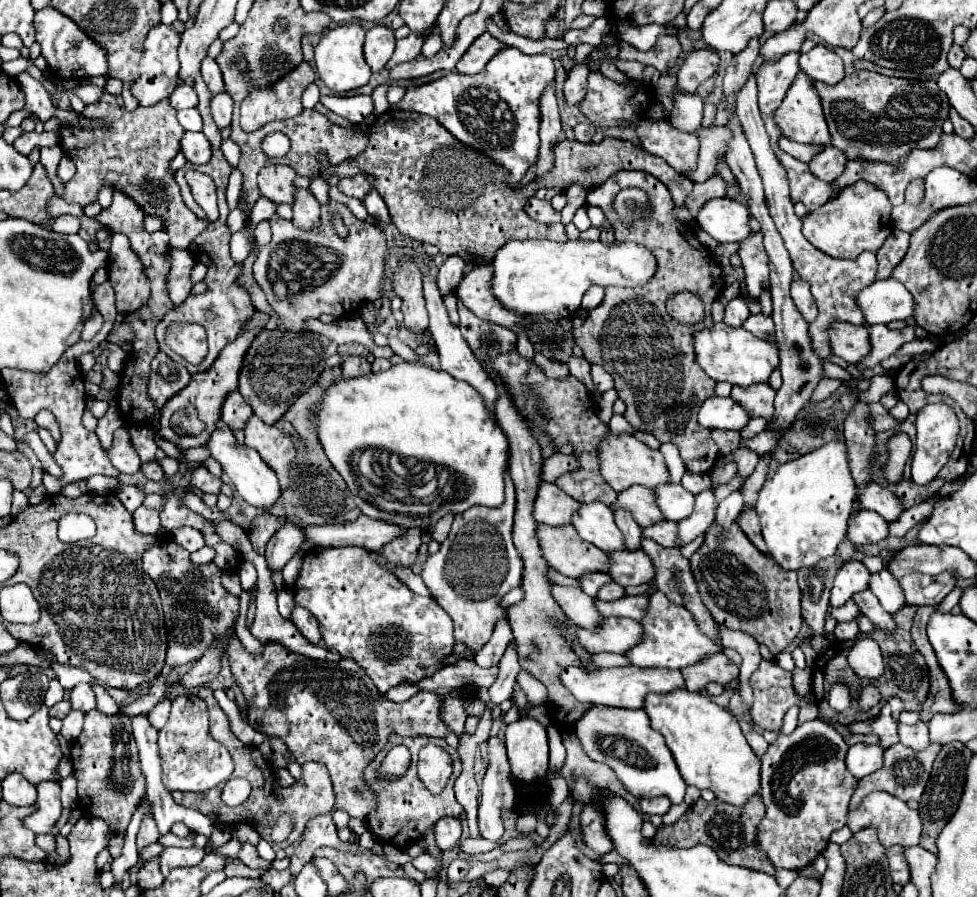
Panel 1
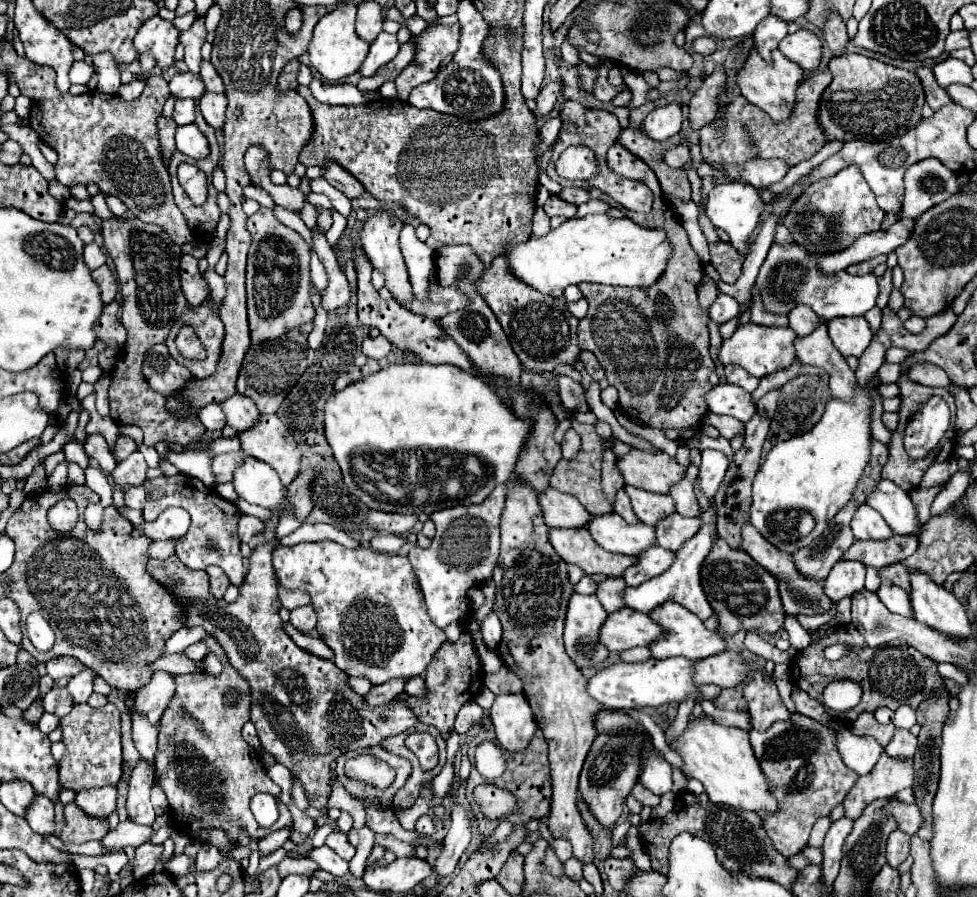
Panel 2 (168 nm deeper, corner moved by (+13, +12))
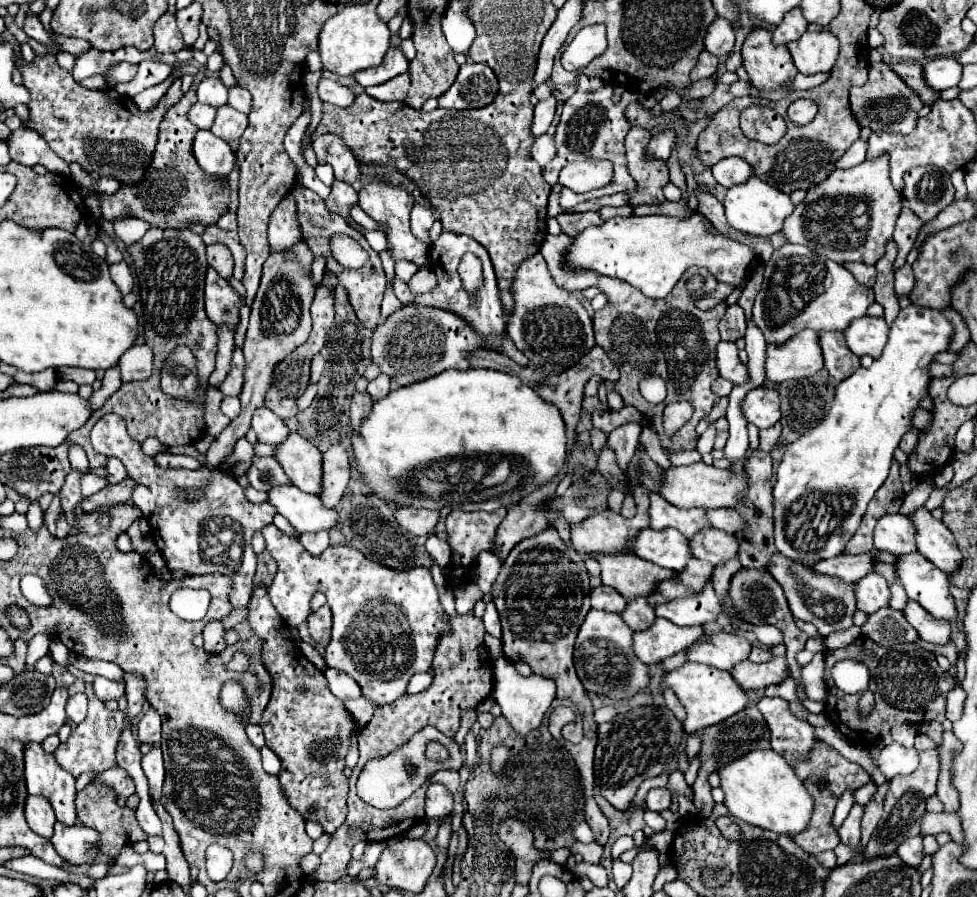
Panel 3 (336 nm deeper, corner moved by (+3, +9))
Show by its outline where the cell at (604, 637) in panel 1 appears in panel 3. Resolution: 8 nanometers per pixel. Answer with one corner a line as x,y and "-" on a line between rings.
655,618
655,622
651,624
651,628
647,630
639,630
633,634
633,652
637,654
637,658
645,664
655,664
661,662
667,656
673,656
677,652
683,652
685,648
689,648
699,636
703,634
703,626
677,626
671,620
665,618

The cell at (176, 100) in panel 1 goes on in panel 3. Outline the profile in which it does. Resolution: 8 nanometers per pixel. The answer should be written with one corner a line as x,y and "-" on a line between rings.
205,76
197,86
197,100
209,106
223,106
227,102
227,88
215,76

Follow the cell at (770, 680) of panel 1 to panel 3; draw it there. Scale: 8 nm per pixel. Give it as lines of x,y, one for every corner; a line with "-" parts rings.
763,696
757,702
757,708
769,724
771,748
777,754
787,760
799,760
809,754
811,744
815,744
813,726
797,716
791,716
789,704
783,698

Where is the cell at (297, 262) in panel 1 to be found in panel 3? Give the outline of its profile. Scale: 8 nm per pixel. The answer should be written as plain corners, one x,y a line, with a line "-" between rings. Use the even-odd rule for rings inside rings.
301,240
299,244
293,244
285,250
271,252
269,258
263,264
263,276
261,284
257,290
257,296
251,304
251,320
243,344
243,354
245,354
245,382
243,390
239,394
241,400
241,414
237,420
233,420
219,438
211,444
207,452
207,466
209,468
219,468
219,464
225,460
227,454
233,452
233,446
239,438
247,434
251,428
251,416
255,408
263,406
263,392
267,392
267,384
271,382
271,370
273,366
283,360
283,356
291,354
297,346
301,346
309,332
311,332
311,314
309,306
315,296
315,280
311,276
311,264
313,264
313,252
309,246
-
287,254
293,254
287,258

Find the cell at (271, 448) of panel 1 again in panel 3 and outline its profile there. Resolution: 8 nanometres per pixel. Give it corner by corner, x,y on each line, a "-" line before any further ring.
289,432
287,440
275,446
273,456
297,488
309,494
319,494
321,452
315,444
297,432

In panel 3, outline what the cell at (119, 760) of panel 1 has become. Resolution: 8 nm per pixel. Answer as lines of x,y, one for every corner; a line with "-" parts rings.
73,665
69,666
68,671
74,676
81,677
86,683
85,694
88,698
88,713
87,718
77,728
73,728
69,740
65,744
59,744
59,748
55,750
55,758
57,758
61,768
65,768
75,778
79,778
83,772
103,772
107,768
117,766
115,750
117,750
119,738
121,738
125,726
133,724
131,720
135,720
135,716
141,712
141,706
143,706
143,700
145,700
145,696
143,696
145,684
143,684
143,678
137,678
133,674
126,673
127,712
121,712
121,710
111,712
111,710
105,708
105,704
101,700
95,700
92,689
92,675
77,670

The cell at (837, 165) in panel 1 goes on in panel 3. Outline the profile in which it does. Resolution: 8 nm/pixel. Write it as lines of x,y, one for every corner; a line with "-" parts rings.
733,156
733,158
725,158
725,160
717,162
713,166
713,176
721,186
733,188
737,184
745,184
751,176
755,176
755,170
745,160

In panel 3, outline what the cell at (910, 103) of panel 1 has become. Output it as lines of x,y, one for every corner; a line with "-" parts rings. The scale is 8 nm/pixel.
869,62
869,80
863,86
853,86
849,90
849,104
861,128
871,128
871,132
897,134
911,134
919,120
917,112
923,108
919,94
911,90
885,62

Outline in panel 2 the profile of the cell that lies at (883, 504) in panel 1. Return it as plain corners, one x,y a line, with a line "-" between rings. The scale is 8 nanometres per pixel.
883,479
877,489
869,495
867,505
883,515
895,535
921,535
923,523
917,517
915,505
901,487

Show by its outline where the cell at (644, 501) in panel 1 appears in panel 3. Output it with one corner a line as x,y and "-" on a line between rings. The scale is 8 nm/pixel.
651,492
649,494
651,506
649,506
649,520
651,520
651,528
659,530
659,528
675,528
679,530
683,536
691,538
695,532
699,532
699,528
709,528
709,520
705,516
703,508
675,508
673,504
667,504
667,500
663,500
659,494

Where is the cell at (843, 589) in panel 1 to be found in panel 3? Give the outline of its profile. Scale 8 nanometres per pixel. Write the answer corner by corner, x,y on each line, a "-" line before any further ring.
871,572
861,580
853,582
853,592
857,608
867,614
889,604
889,586
883,580
883,576
877,572

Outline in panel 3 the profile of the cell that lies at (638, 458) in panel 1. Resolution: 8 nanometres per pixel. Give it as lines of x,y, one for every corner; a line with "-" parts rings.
695,462
689,466
671,466
663,470
663,482
659,494
677,508
733,508
743,494
743,472
729,474
729,470
717,470
703,462

